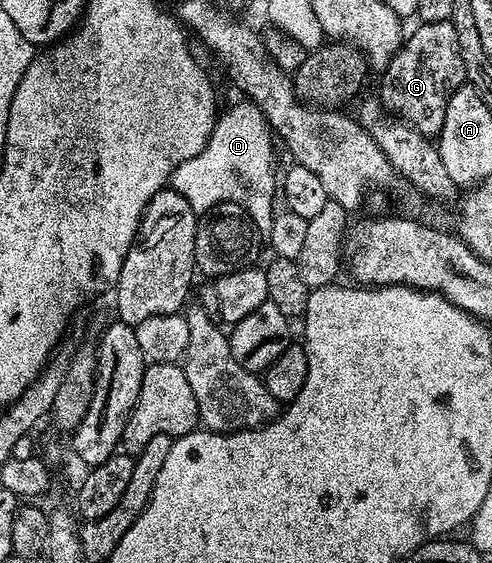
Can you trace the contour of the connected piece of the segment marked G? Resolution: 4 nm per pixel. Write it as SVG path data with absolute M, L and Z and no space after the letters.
M450 20L420 23L415 33L408 35L382 73L379 96L384 109L400 108L402 119L418 132L437 134L445 122L448 95L467 79L461 46L457 46L457 31Z

